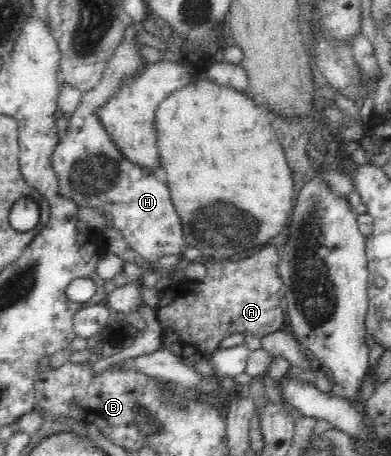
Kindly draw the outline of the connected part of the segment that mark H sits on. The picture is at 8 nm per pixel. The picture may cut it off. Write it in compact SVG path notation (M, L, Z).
M127 34L108 61L101 81L81 96L80 104L68 114L69 125L65 135L58 138L52 150L52 169L56 173L59 196L68 198L78 209L95 209L118 230L125 241L142 259L158 264L163 257L180 256L187 248L183 238L182 222L174 209L171 195L161 174L144 169L128 160L108 136L94 110L102 106L120 86L124 76L144 68L144 60L136 55L138 42Z

